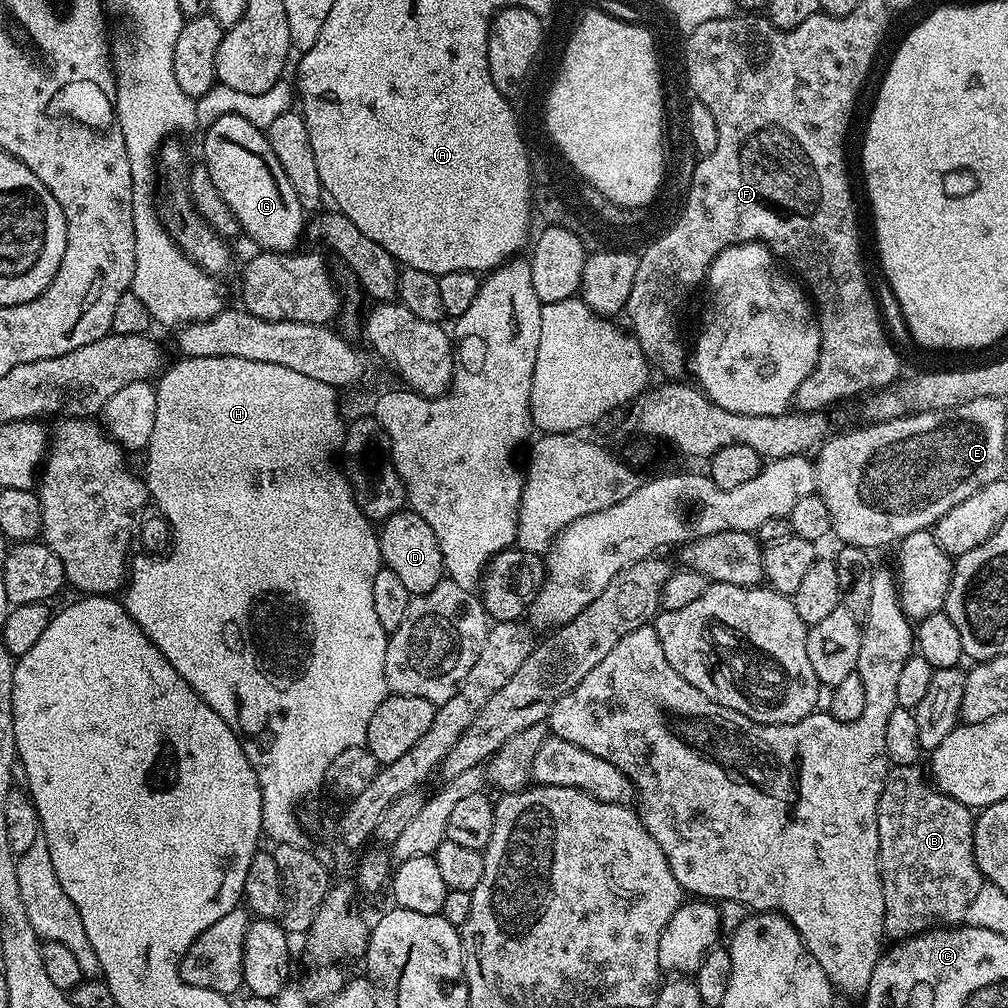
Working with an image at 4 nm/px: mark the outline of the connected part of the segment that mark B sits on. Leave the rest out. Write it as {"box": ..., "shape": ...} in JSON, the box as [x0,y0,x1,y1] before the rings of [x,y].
{"box":[878,767,982,941],"shape":[[[893,767],[878,802],[878,858],[886,902],[884,934],[893,941],[934,928],[963,925],[982,883],[974,858],[973,809],[933,786],[918,769]]]}

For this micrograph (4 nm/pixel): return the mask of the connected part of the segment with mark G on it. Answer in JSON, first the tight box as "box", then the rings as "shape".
{"box":[202,113,306,252],"shape":[[[228,113],[203,129],[202,135],[202,162],[210,170],[210,178],[214,178],[214,186],[218,186],[218,194],[222,194],[226,206],[238,214],[241,233],[269,252],[293,251],[299,245],[296,243],[300,235],[305,235],[306,213],[274,150],[270,150],[267,131],[236,113]]]}

